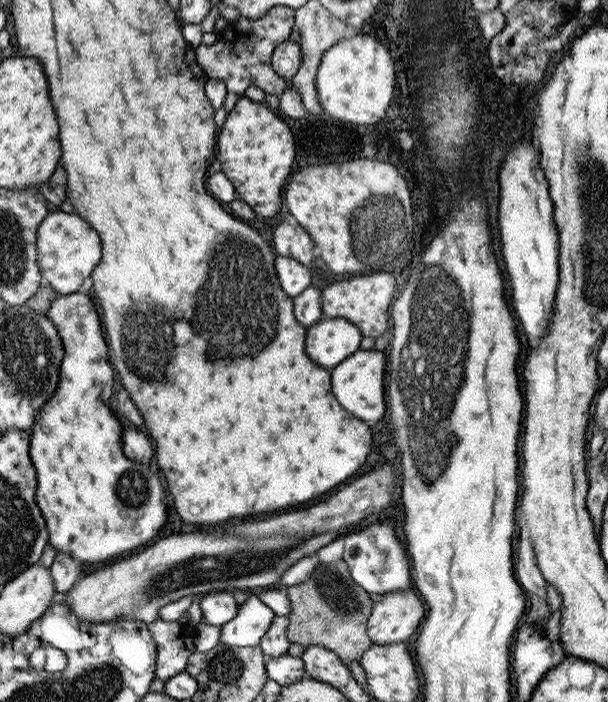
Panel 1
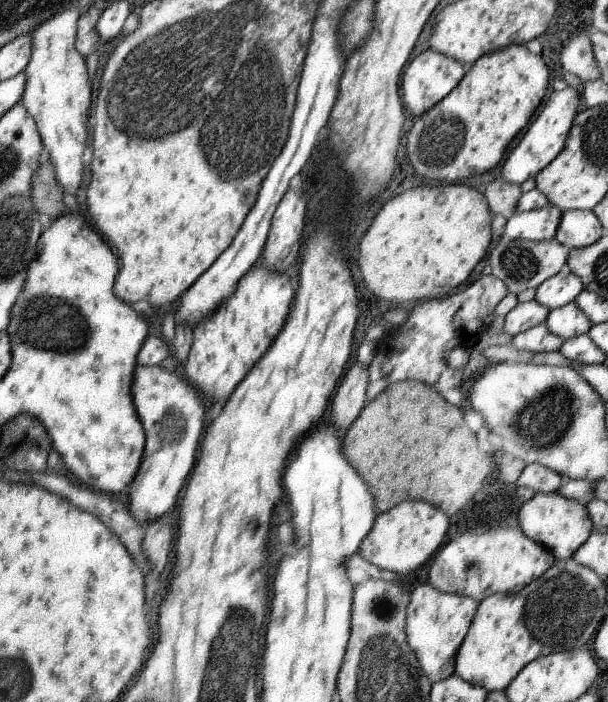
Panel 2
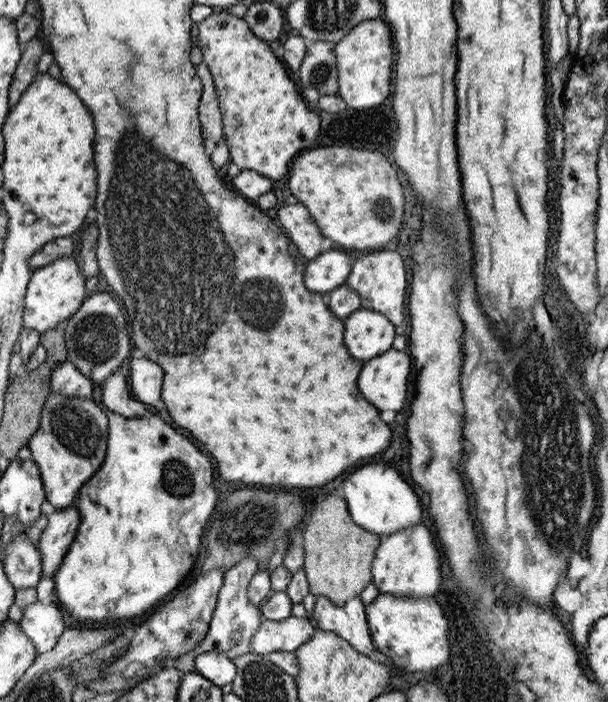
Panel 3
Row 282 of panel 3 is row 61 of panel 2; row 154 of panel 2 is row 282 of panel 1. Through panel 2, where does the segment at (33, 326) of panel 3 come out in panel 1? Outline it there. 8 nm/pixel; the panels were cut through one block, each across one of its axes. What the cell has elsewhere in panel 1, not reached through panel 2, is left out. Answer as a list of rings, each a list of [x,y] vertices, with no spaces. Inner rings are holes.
[[[58,209],[50,211],[38,226],[38,266],[45,284],[59,295],[78,293],[84,278],[88,278],[101,264],[102,248],[98,232],[88,226],[80,216]]]

